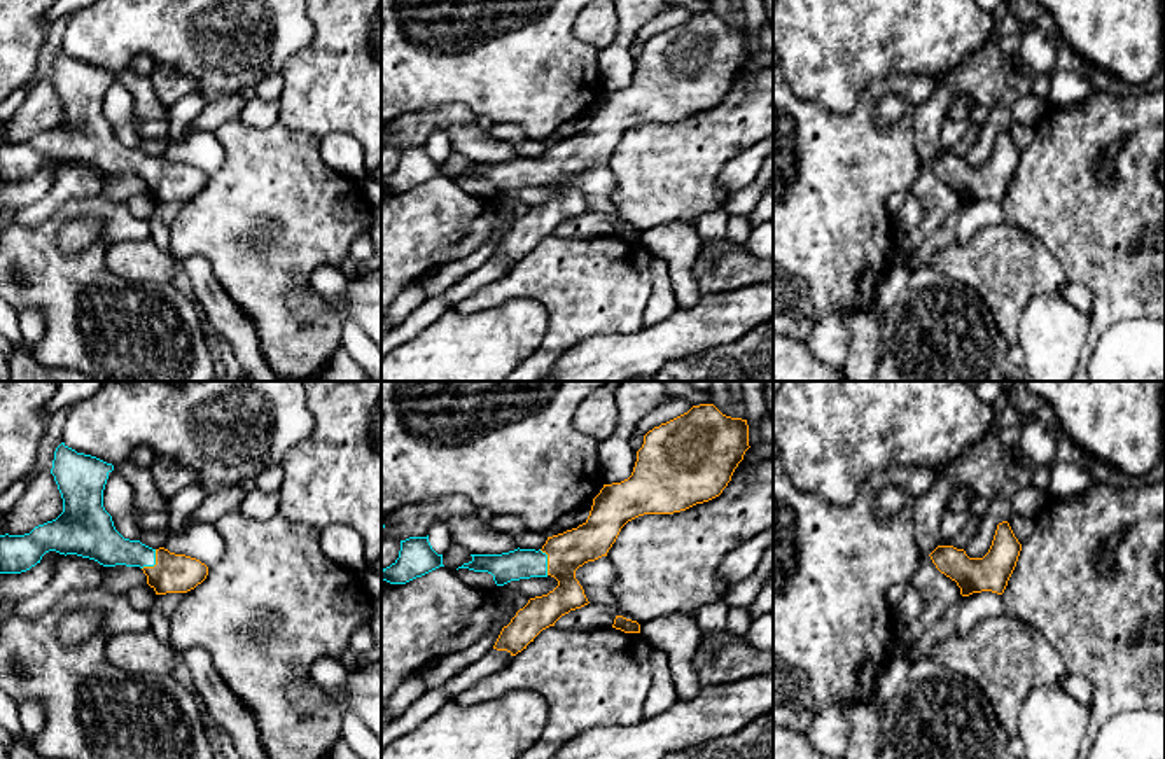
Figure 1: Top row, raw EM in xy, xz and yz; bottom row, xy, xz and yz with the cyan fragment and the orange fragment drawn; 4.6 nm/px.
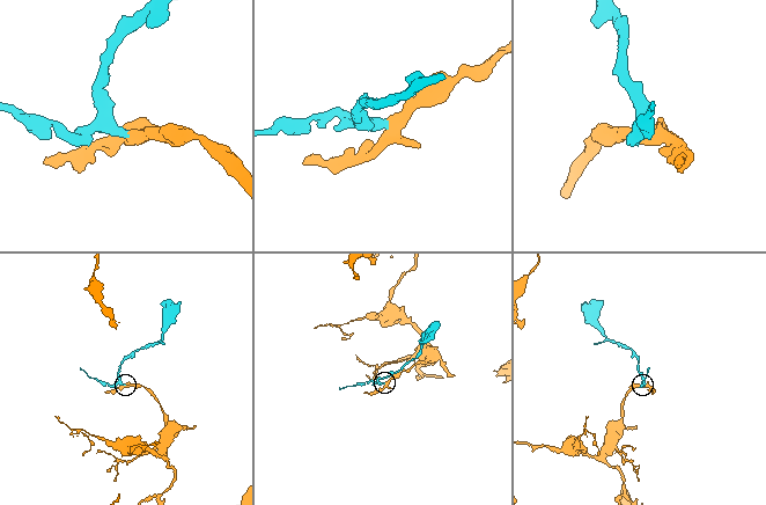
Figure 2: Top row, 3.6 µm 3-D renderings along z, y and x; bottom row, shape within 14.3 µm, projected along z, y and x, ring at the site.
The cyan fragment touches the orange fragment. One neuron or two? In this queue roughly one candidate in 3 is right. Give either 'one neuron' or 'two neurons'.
one neuron

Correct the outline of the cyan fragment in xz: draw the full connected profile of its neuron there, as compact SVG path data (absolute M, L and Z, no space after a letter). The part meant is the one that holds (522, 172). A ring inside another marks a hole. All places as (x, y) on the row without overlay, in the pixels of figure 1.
M714 12L693 14L687 21L654 35L644 44L631 84L621 91L603 93L593 107L589 124L582 133L548 145L539 159L518 156L502 163L471 163L472 168L458 177L488 180L497 194L548 184L558 189L553 199L530 206L516 220L511 231L502 236L493 257L516 264L542 238L555 234L562 224L588 213L584 198L576 187L579 175L607 164L621 136L635 126L644 122L673 122L719 105L749 56L747 28L726 24Z

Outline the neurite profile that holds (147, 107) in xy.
M129 66L114 73L121 84L128 87L135 100L135 115L143 121L163 121L168 124L168 108L157 100L149 75L140 75Z

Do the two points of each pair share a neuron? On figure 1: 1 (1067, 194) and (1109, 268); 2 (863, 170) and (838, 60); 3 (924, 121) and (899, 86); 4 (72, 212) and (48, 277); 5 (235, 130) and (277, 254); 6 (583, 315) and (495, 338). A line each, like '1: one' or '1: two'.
1: one
2: two
3: two
4: one
5: one
6: two

